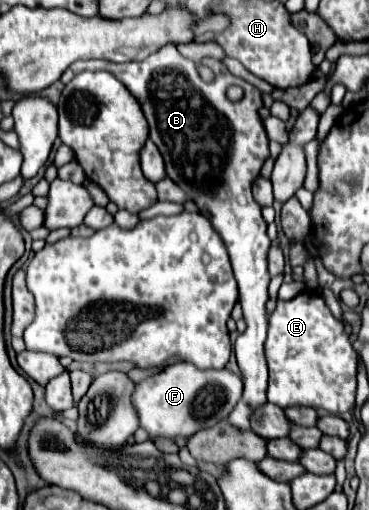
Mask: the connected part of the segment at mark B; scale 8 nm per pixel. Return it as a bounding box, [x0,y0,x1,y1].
[61,45,271,431]

